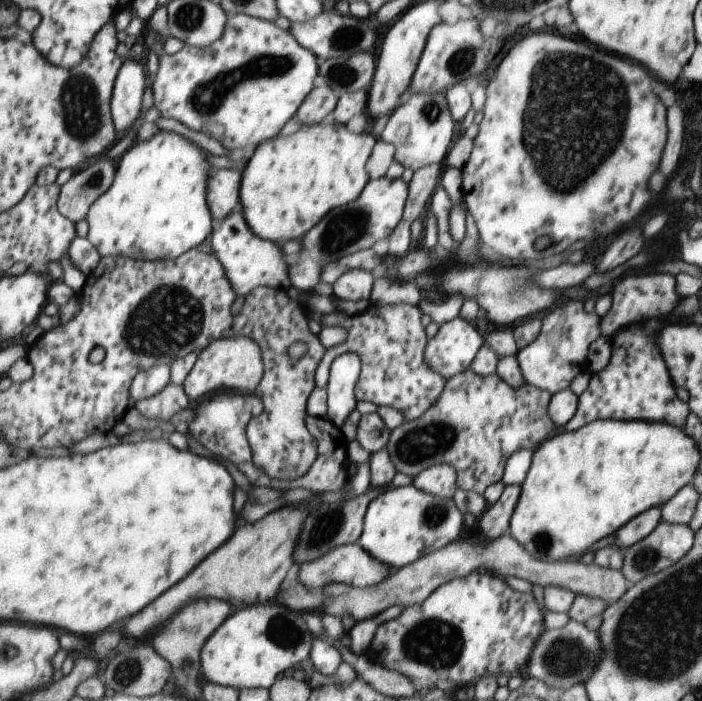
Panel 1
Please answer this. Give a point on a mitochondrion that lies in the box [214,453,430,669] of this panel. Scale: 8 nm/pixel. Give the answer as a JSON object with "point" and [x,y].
{"point":[327,526]}

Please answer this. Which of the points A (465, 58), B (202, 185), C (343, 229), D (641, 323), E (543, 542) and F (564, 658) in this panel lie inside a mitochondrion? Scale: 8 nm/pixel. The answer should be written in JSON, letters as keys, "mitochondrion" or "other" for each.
{"A":"mitochondrion","B":"other","C":"mitochondrion","D":"other","E":"mitochondrion","F":"mitochondrion"}

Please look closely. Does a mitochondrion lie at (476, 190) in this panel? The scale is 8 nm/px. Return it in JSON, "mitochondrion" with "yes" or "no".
{"mitochondrion":"no"}

